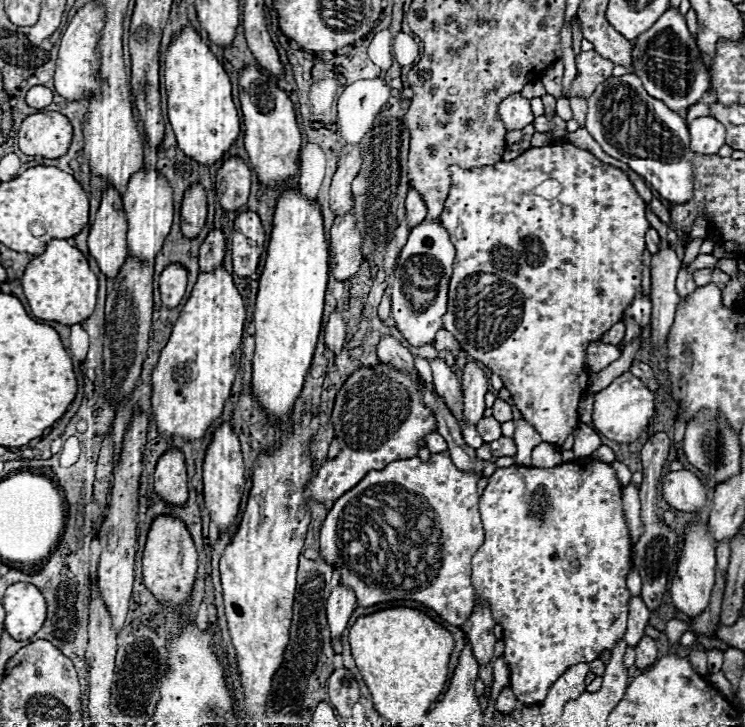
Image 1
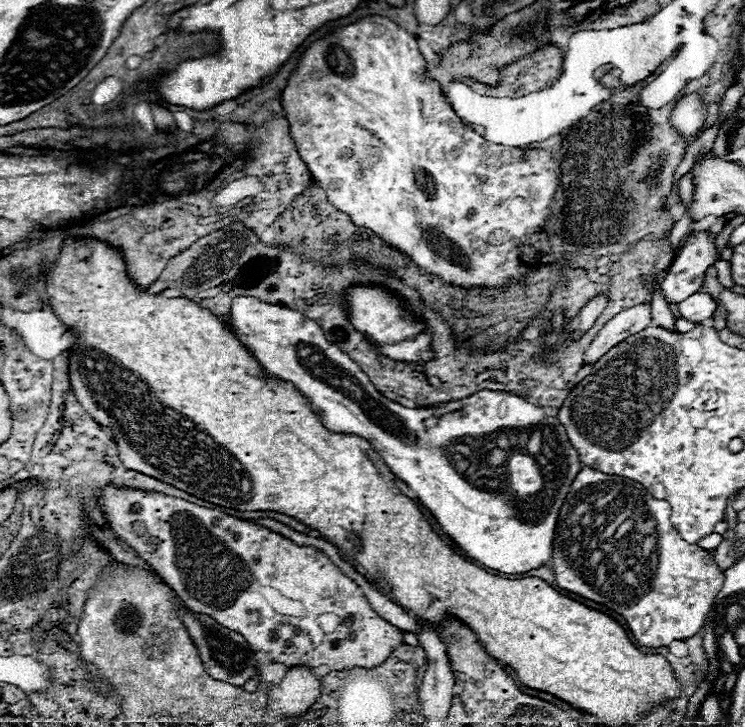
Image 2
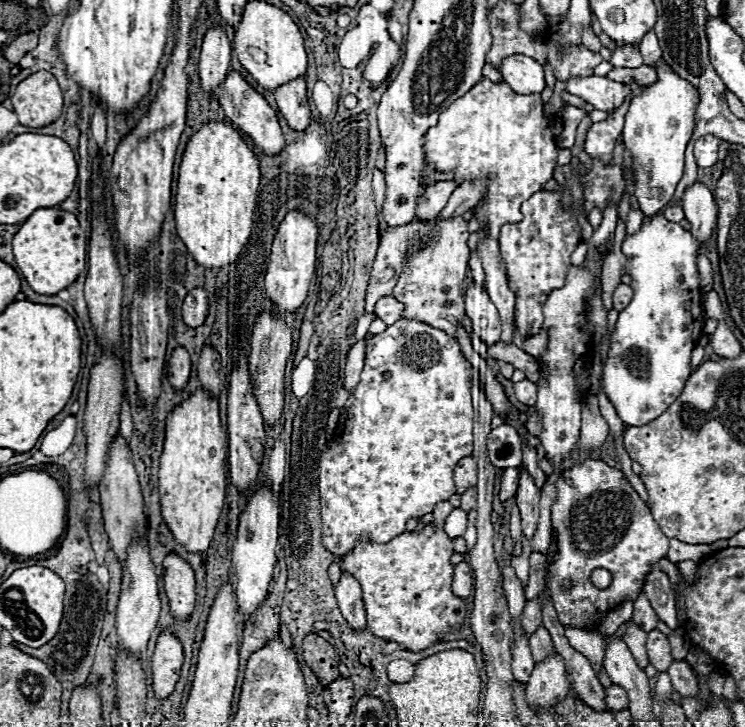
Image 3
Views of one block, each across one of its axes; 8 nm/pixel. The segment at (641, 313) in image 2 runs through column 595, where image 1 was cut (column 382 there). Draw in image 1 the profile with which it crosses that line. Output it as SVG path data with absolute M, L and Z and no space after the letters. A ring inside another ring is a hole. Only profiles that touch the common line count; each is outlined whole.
M390 336L382 338L376 352L378 352L380 362L392 364L396 370L400 370L412 378L418 378L418 372L414 368L414 356L398 340L394 340Z

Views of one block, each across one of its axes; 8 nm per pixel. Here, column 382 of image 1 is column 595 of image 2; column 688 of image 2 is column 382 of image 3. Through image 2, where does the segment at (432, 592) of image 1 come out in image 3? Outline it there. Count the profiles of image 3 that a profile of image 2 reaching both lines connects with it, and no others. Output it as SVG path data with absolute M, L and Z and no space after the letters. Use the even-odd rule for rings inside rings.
M432 524L424 526L420 534L404 532L386 544L364 542L364 544L358 544L348 554L344 554L340 558L340 568L350 572L362 586L364 606L366 606L366 616L368 616L366 620L368 630L380 638L406 646L406 650L410 652L418 652L418 650L424 650L436 644L436 640L444 632L458 628L466 616L466 606L464 606L464 600L454 596L450 590L452 572L454 572L454 566L450 564L452 554L454 554L452 538L448 538L444 530L436 530Z

